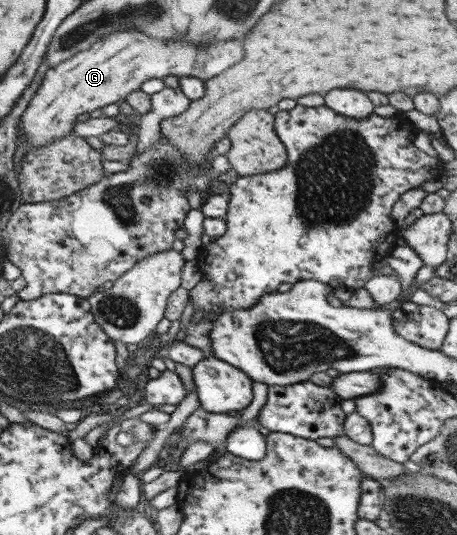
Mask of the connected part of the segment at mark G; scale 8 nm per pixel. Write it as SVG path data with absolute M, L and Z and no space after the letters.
M139 30L107 34L91 48L75 54L45 73L35 97L27 105L18 124L29 138L27 153L73 134L72 126L79 114L91 113L103 106L124 101L151 78L162 80L165 76L191 76L205 82L235 66L241 56L243 48L237 40L193 46L187 42L156 41Z

